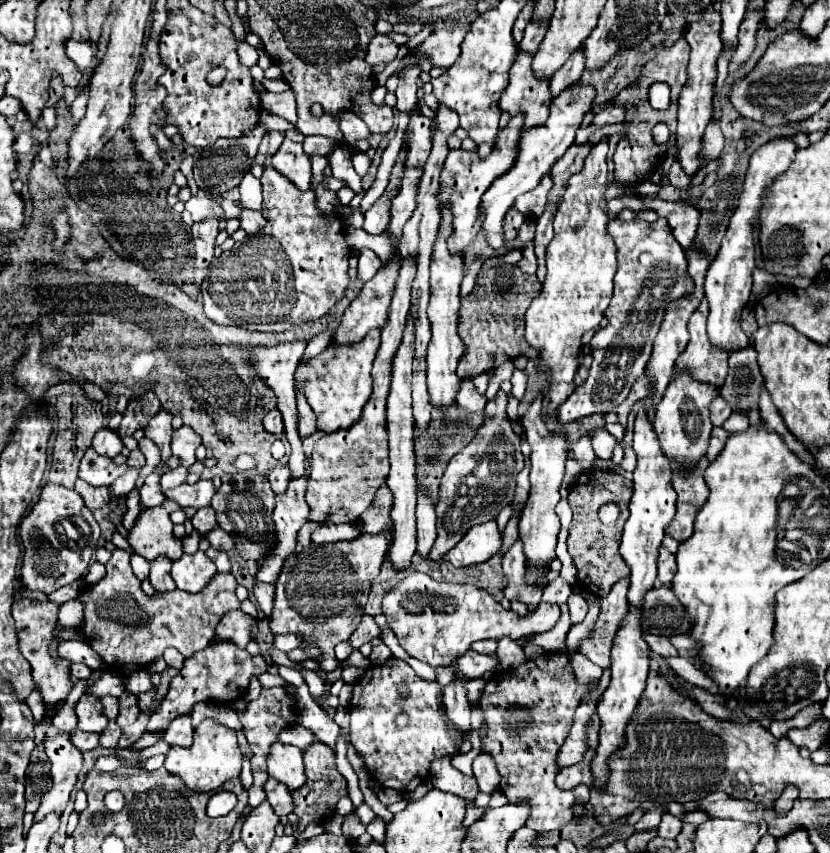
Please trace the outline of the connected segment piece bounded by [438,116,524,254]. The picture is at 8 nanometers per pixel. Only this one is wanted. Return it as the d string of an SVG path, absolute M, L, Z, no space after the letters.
M514 116L508 122L508 126L500 132L500 138L488 158L478 158L476 152L466 152L466 150L448 152L446 164L442 168L442 190L438 192L438 200L440 200L440 208L448 206L448 210L452 212L452 236L448 238L448 250L452 254L462 254L472 244L476 234L480 232L480 218L478 218L480 198L488 190L492 180L498 178L500 174L504 174L514 164L514 154L516 154L516 146L520 140L522 120L524 120L522 116Z

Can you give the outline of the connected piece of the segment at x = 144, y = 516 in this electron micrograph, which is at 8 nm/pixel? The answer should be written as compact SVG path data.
M166 499L161 506L142 510L126 536L130 548L142 554L146 560L154 560L160 554L178 560L184 550L182 542L172 536L174 524L170 520L170 514L178 509L177 503Z

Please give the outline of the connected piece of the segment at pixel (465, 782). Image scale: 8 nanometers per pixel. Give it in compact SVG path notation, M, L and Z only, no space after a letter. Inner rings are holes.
M444 754L438 760L432 762L430 768L430 782L444 792L452 792L460 798L466 800L474 800L474 796L478 794L478 784L474 776L466 776L460 770L456 770L452 766L452 756Z

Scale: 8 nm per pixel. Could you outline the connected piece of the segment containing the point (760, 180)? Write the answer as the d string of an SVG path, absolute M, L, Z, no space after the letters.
M776 138L776 140L766 142L752 154L750 168L748 168L748 174L746 174L746 180L742 186L742 194L738 198L738 206L734 210L734 216L730 218L722 246L706 274L704 288L706 288L706 298L710 302L710 314L708 314L708 326L706 326L708 338L710 338L712 346L726 350L728 354L742 350L750 344L748 336L740 328L740 312L748 302L748 296L752 290L752 270L756 268L754 234L752 234L754 222L758 220L758 214L762 212L764 196L766 196L770 182L774 182L776 176L780 176L782 172L788 170L790 162L794 160L794 152L796 152L796 144L792 140Z

